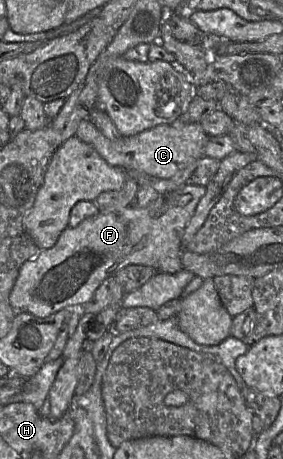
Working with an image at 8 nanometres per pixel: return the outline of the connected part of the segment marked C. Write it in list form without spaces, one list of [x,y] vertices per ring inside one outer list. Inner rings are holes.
[[[91,119],[80,122],[76,135],[83,142],[93,146],[110,165],[125,171],[141,171],[148,175],[168,179],[180,170],[204,156],[204,147],[209,136],[200,123],[176,122],[159,125],[130,137],[109,140],[94,125]]]

